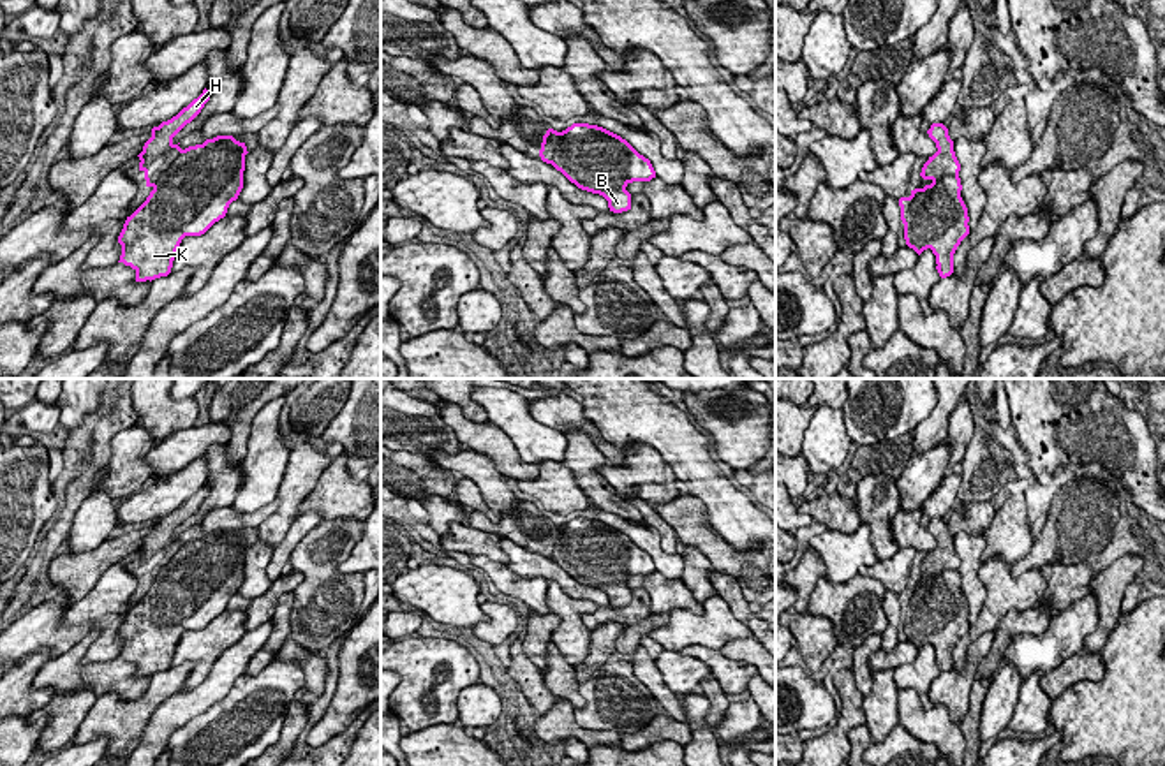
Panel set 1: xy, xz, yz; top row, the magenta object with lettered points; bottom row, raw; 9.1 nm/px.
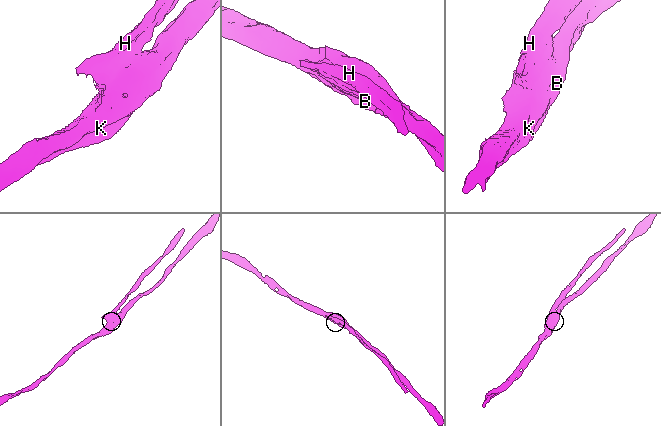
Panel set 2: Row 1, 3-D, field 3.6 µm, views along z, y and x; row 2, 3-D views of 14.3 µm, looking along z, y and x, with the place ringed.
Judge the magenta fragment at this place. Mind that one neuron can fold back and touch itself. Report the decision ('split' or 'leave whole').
split

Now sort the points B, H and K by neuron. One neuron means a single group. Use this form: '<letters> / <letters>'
B K / H

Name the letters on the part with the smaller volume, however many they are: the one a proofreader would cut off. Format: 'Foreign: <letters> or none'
Foreign: H

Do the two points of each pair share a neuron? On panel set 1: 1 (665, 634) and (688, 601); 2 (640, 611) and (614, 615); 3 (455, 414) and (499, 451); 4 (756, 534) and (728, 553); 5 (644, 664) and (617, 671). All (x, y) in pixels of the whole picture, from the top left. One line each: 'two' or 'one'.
1: two
2: one
3: one
4: two
5: two

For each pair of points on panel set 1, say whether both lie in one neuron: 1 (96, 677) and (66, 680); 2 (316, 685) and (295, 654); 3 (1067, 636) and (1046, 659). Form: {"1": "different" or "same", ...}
{"1": "same", "2": "same", "3": "same"}

